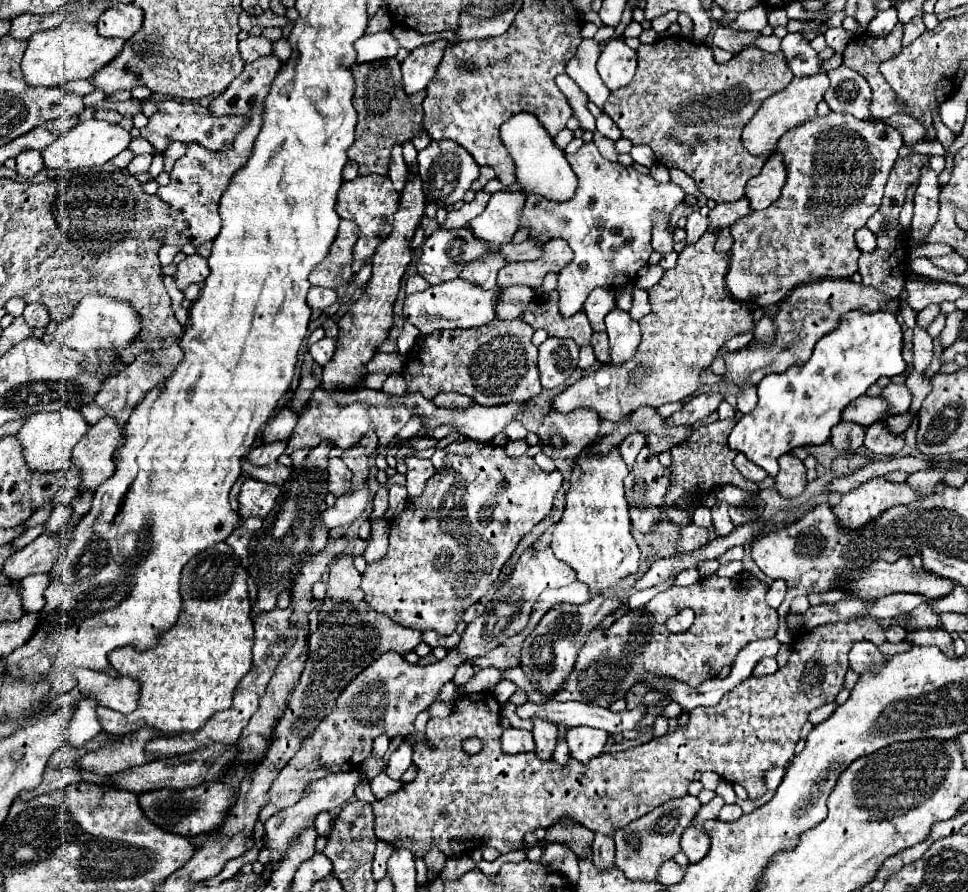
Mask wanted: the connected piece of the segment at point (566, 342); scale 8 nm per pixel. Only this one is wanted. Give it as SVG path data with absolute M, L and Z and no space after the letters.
M549 337L539 345L539 373L541 385L547 389L559 387L577 369L579 347L571 339Z

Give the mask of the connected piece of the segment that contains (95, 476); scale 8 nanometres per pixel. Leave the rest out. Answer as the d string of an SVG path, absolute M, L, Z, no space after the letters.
M103 417L99 423L89 427L73 449L73 463L83 469L79 491L97 489L107 477L111 477L123 437L125 429L113 417Z

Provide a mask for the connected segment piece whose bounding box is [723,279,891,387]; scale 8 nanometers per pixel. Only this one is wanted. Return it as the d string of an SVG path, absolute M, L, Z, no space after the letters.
M823 279L817 283L807 283L807 285L795 287L793 293L789 295L789 299L779 303L779 313L773 317L775 327L777 327L777 343L773 343L773 345L753 343L751 347L743 347L735 353L727 353L725 355L727 371L725 371L723 379L729 385L737 385L737 387L745 385L747 381L757 385L767 373L781 373L783 369L787 369L791 365L799 365L799 363L807 361L807 357L811 357L811 351L813 351L815 343L819 341L819 337L823 337L825 333L835 329L835 325L839 323L839 317L843 317L843 313L849 313L855 309L859 309L863 313L877 313L877 311L883 311L889 301L891 301L891 297L887 297L885 293L871 289L867 285L861 285L861 283L847 281L847 279Z

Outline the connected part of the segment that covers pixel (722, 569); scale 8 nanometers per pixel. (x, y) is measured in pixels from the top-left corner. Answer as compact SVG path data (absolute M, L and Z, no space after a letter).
M732 561L719 566L716 574L721 577L734 577L743 571L741 561Z

